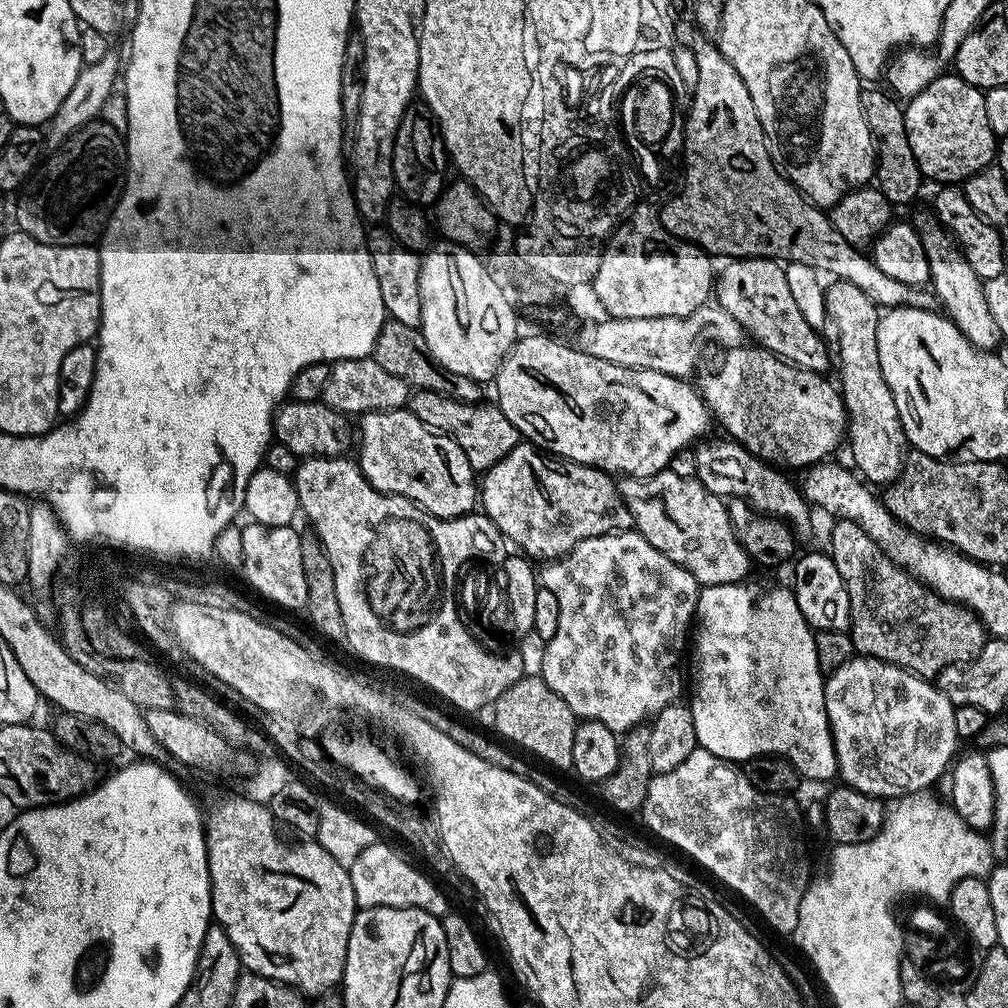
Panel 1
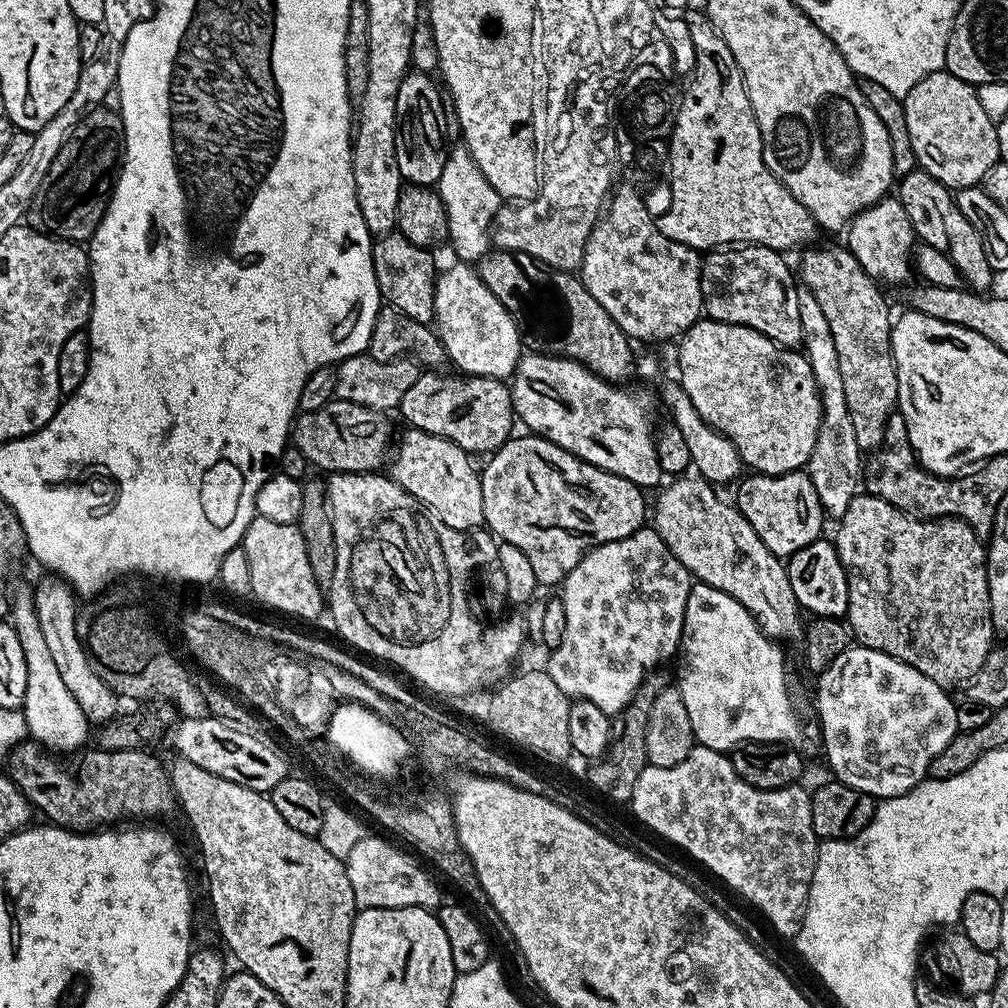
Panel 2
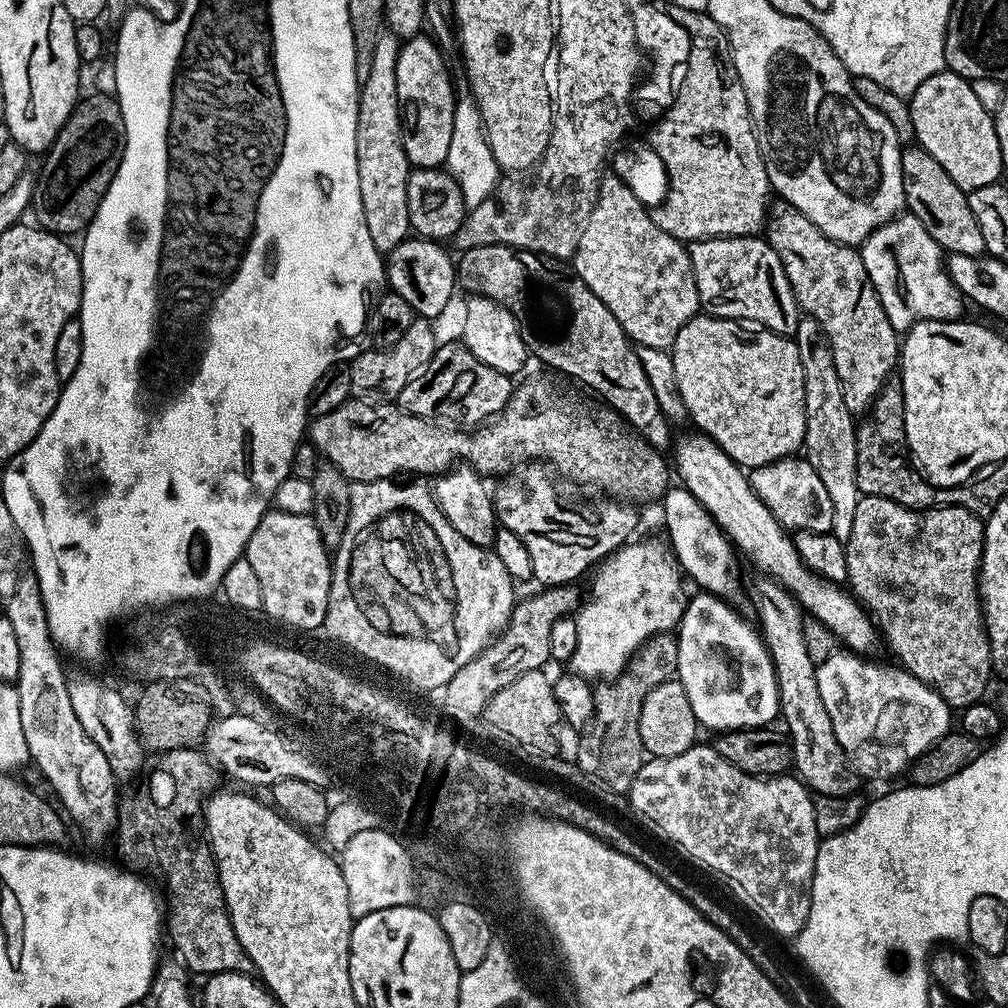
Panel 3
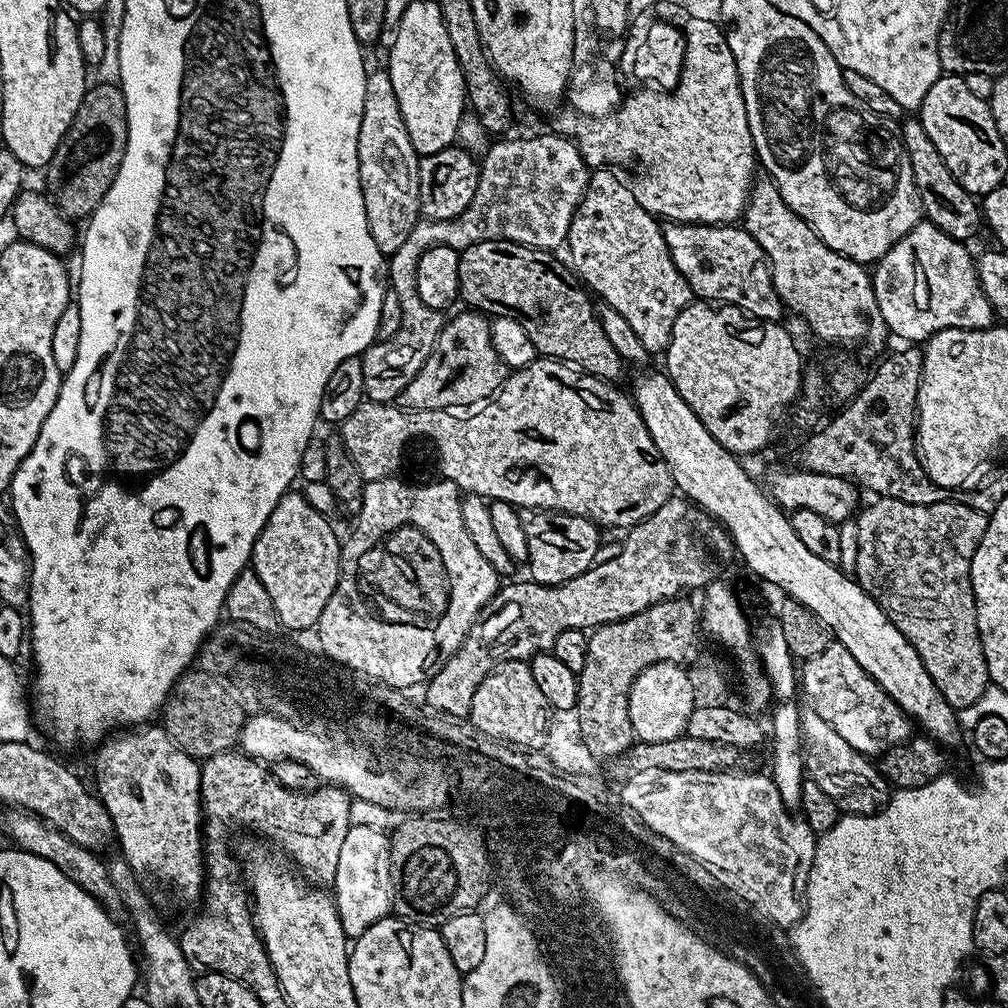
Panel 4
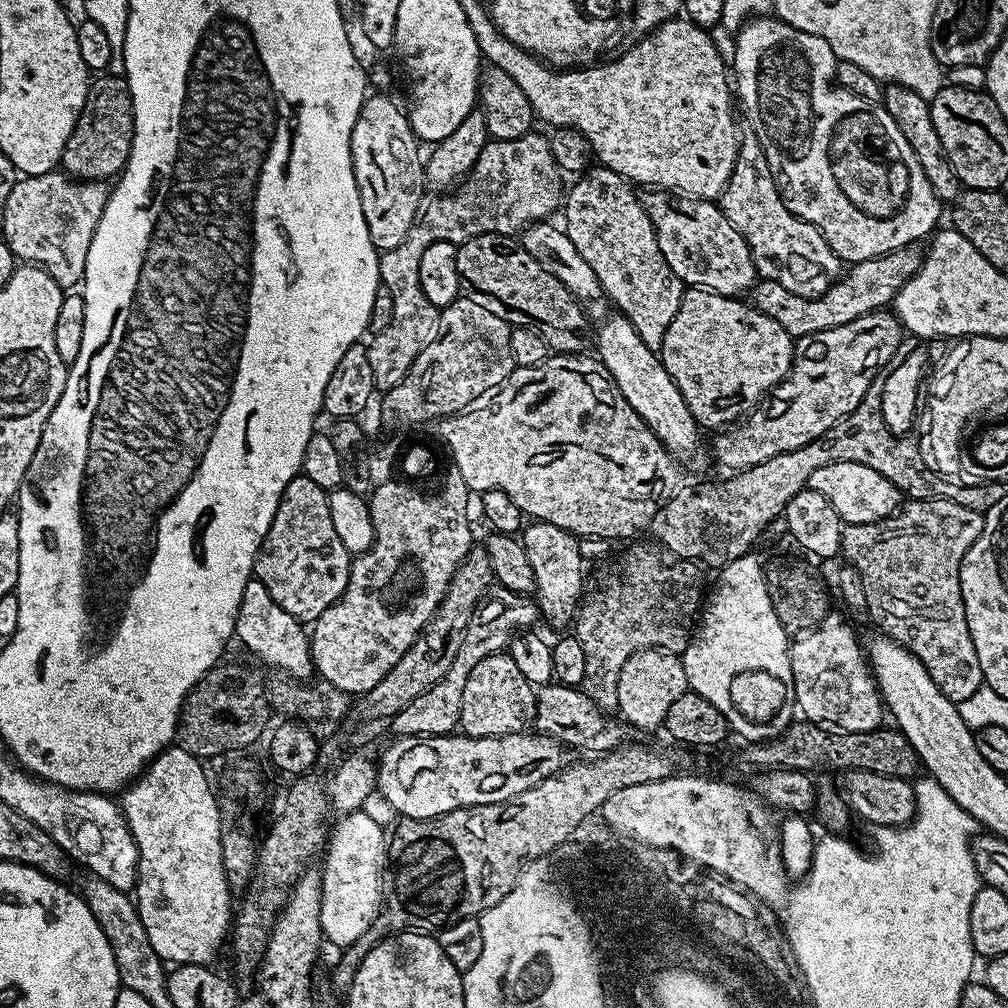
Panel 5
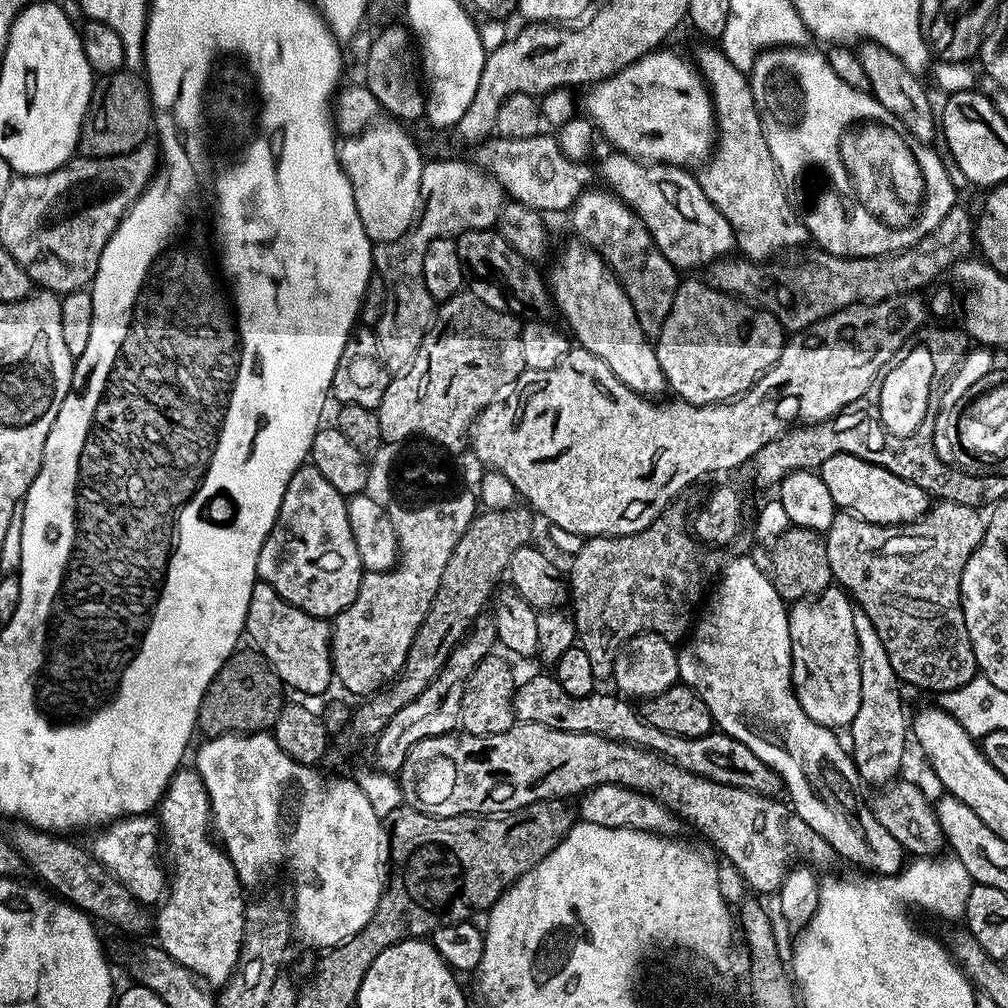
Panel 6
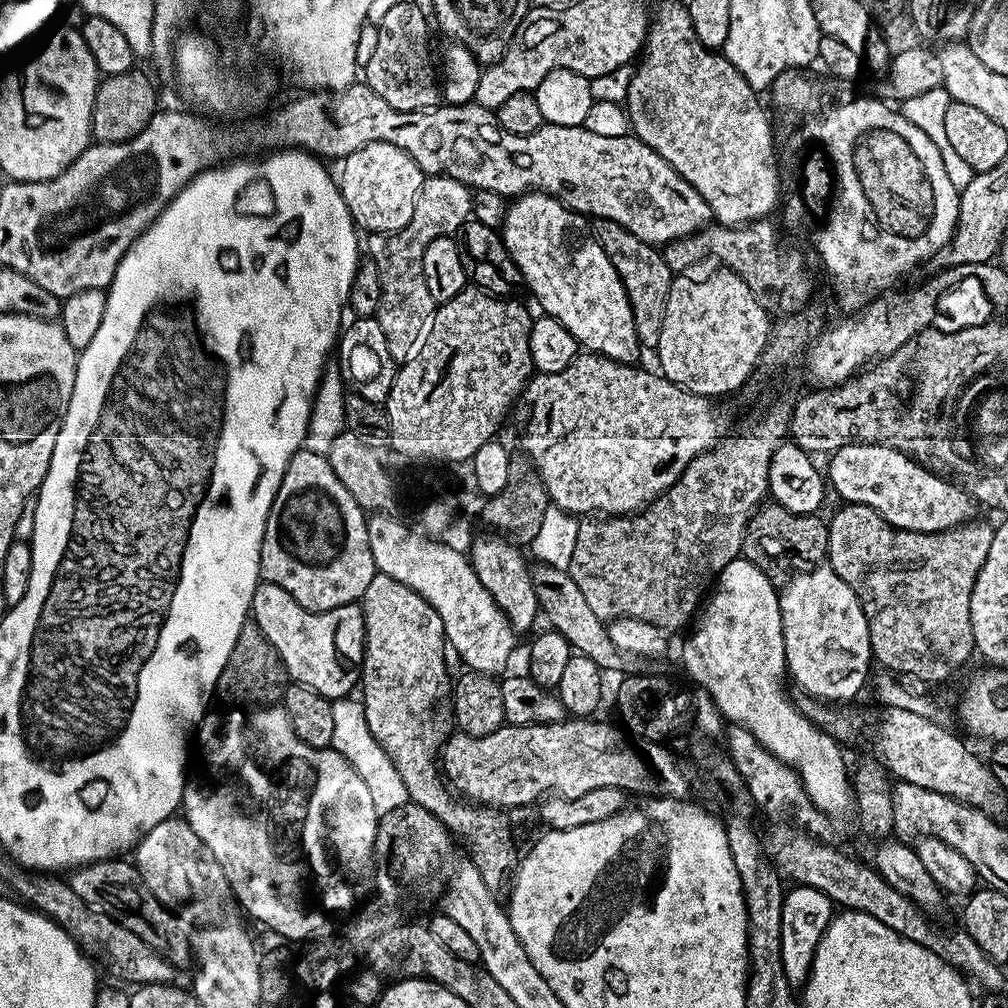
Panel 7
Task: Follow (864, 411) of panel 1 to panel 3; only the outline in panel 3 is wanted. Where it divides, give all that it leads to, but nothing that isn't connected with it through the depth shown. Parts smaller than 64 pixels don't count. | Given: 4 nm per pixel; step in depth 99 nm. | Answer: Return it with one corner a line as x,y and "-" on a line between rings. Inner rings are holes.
783,202
771,205
766,239
786,270
801,313
812,316
825,331
847,409
854,417
863,417
893,375
901,341
890,326
890,318
886,318
886,310
882,310
859,251
831,240
794,205

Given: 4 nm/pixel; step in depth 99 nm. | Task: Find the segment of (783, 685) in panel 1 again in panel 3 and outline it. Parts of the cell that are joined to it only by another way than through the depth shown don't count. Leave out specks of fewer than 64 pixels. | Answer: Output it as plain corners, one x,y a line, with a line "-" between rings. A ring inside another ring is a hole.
703,590
697,593
689,599
675,633
678,646
675,679
679,680
682,690
686,690
686,698
690,698
690,710
694,710
697,725
701,729
713,728
716,734
771,725
772,719
780,716
780,691
761,633
751,623
748,625
728,601

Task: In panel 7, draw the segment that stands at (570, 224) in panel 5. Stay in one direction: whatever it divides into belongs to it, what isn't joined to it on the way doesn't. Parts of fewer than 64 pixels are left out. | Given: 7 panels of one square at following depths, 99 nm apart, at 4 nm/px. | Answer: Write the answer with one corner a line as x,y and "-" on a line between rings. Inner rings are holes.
596,220
594,224
596,241
606,250
606,258
618,270
618,278
628,295
628,301
632,307
632,317
636,333
641,345
645,349
655,350
658,346
658,338
662,334
662,318
666,314
666,298
670,294
674,274
670,266
664,261
659,247
642,242
642,238
634,238
630,230
618,226
618,222
609,220

